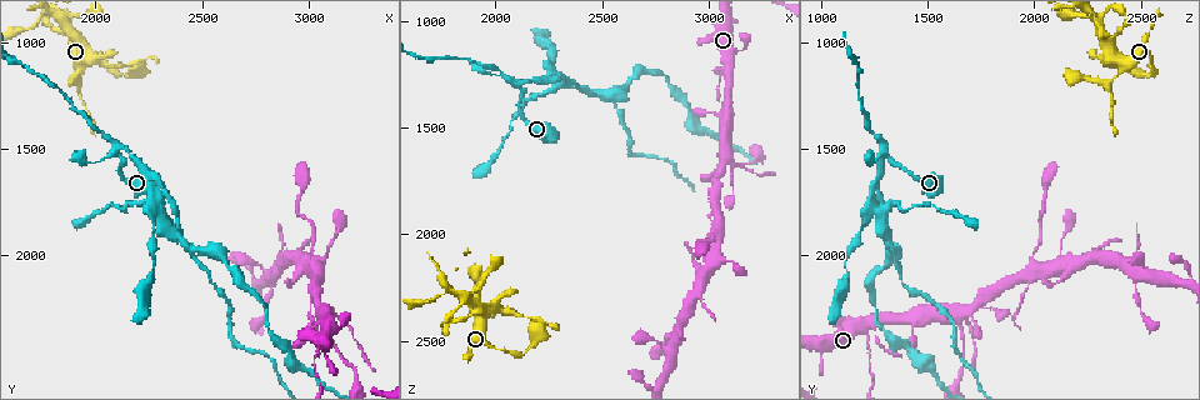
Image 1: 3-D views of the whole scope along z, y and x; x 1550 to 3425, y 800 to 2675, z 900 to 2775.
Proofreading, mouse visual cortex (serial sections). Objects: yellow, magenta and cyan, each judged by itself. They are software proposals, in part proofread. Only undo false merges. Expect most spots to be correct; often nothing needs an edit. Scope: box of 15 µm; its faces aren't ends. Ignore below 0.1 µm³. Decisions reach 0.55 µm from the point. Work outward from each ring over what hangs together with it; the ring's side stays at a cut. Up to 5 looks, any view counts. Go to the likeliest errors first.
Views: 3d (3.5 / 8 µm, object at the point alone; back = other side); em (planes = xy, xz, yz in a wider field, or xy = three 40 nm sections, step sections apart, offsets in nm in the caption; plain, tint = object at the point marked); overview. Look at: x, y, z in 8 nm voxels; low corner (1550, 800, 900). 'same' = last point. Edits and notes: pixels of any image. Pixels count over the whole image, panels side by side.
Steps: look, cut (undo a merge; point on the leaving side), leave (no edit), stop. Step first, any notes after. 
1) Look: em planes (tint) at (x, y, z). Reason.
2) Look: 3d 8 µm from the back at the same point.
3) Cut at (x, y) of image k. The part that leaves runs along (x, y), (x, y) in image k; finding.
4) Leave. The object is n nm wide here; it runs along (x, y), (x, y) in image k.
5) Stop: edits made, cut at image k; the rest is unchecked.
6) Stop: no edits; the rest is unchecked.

Look: 3d 3.5 µm at (2100, 1500, 1290). Abrupt turn.

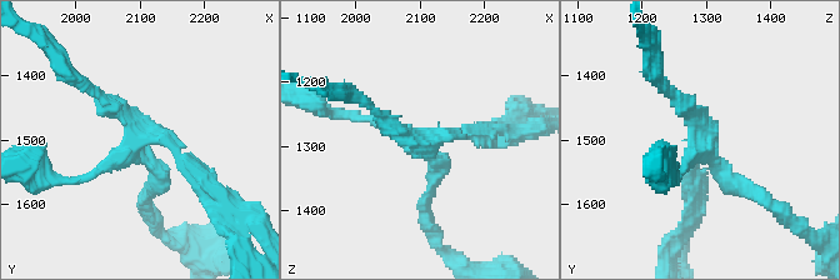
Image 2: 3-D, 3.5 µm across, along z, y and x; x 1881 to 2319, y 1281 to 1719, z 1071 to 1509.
Look: em xy step 1 (tint) at (2105, 1495, 1295).

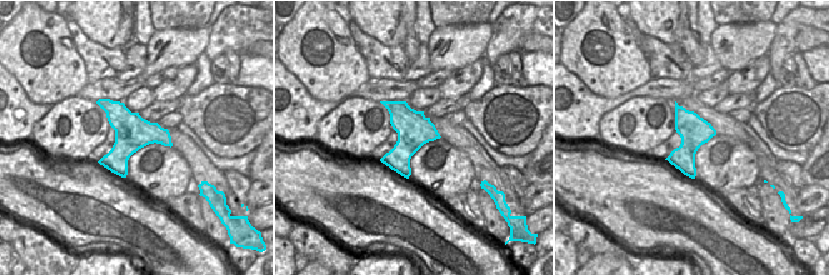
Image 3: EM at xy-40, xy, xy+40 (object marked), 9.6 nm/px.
Leave. It runs along (430, 186), (438, 160), (419, 141), (484, 131) in image 2; all the same cell.

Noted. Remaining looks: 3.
Look: em xy step 3 (tint) at (2410, 1950, 1310). Two arms in line, one across.

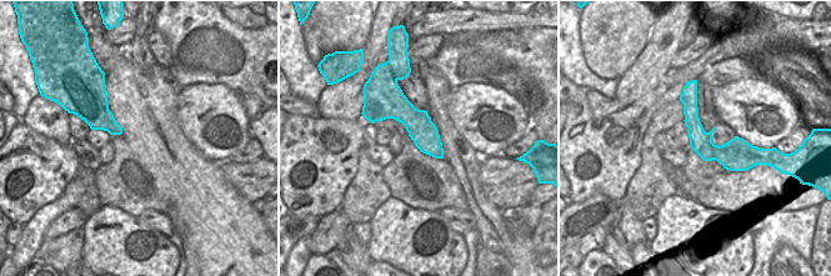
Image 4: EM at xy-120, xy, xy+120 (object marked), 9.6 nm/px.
Look: 3d 3.5 µm at the same point.

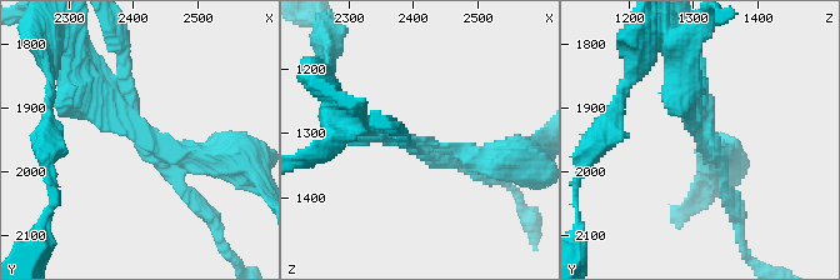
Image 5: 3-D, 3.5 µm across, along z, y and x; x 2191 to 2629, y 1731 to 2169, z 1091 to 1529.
Cut at (323, 93) of image 5. The arms are 150, 250, 300 nm wide; a border runs along (721, 145), (742, 170) in image 4; two cells meet here.

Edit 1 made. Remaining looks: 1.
Stop: edits made, cut at image 5; the rest is unchecked.

